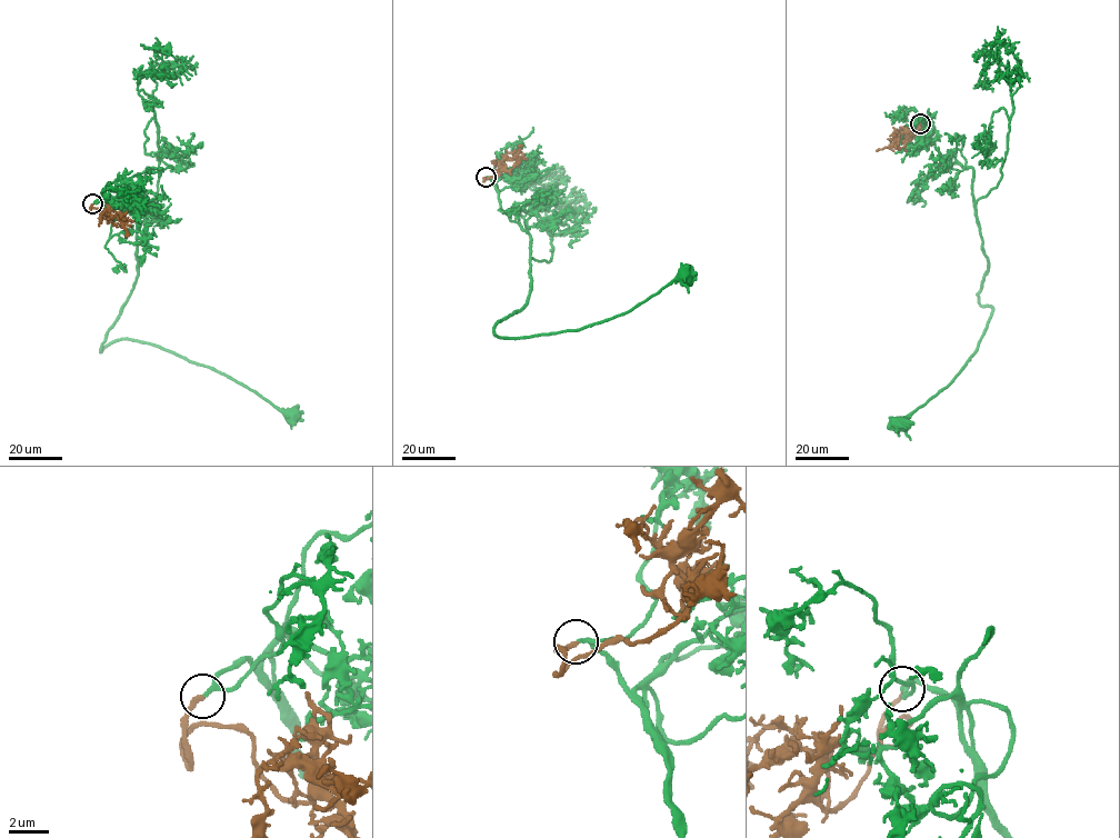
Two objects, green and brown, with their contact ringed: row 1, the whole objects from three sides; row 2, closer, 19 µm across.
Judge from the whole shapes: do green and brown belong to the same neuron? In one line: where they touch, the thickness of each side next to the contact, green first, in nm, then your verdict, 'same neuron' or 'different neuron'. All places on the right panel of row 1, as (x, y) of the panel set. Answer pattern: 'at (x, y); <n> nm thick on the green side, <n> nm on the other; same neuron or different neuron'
at (920, 123); 170 nm thick on the green side, 220 nm on the other; same neuron

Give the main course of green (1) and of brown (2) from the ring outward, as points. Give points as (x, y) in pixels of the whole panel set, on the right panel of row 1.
1: (920, 123), (947, 162), (972, 169), (988, 271), (977, 295), (992, 313), (977, 350), (953, 381), (899, 424)
2: (920, 123), (917, 130), (921, 128), (911, 139), (903, 131), (888, 147), (876, 150)

